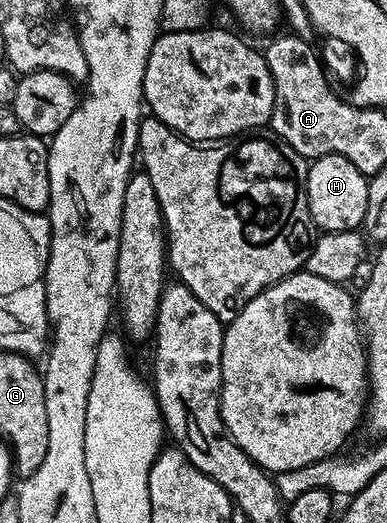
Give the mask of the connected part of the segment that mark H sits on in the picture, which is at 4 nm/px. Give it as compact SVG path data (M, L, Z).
M331 153L316 157L307 174L307 202L314 225L321 232L351 232L360 229L367 214L369 182L347 158Z

